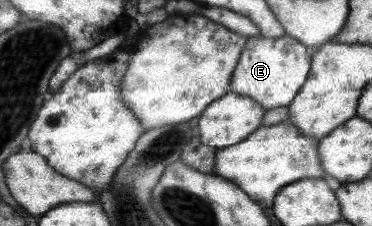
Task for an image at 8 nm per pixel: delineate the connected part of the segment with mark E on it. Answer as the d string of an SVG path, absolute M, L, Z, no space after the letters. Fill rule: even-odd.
M256 35L250 38L242 50L240 65L233 73L232 91L238 95L250 96L266 110L289 107L300 93L302 86L312 72L312 57L308 55L306 44L288 35L278 38L265 38Z

